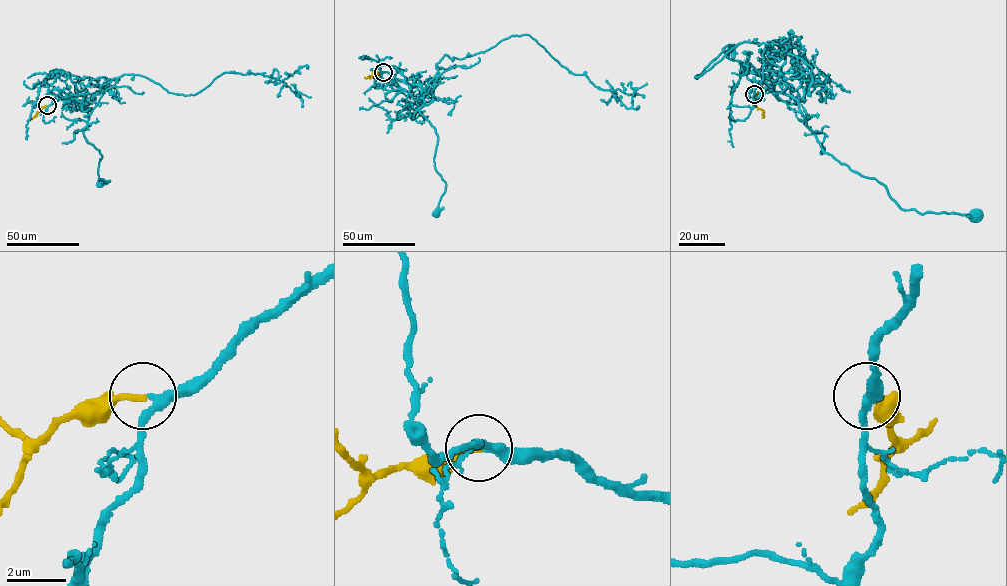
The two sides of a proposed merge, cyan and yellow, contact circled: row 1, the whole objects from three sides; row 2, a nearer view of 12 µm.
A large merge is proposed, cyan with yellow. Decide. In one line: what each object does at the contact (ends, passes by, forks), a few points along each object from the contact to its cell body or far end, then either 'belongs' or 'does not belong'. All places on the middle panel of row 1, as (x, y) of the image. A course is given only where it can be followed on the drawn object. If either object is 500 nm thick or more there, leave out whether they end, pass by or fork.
cyan passes by; yellow ends; course cyan (383, 71), (421, 89), (424, 103), (419, 109), (437, 134), (435, 165), (445, 183), (436, 213); course yellow (383, 71), (375, 71), (370, 77), (364, 77); belongs

